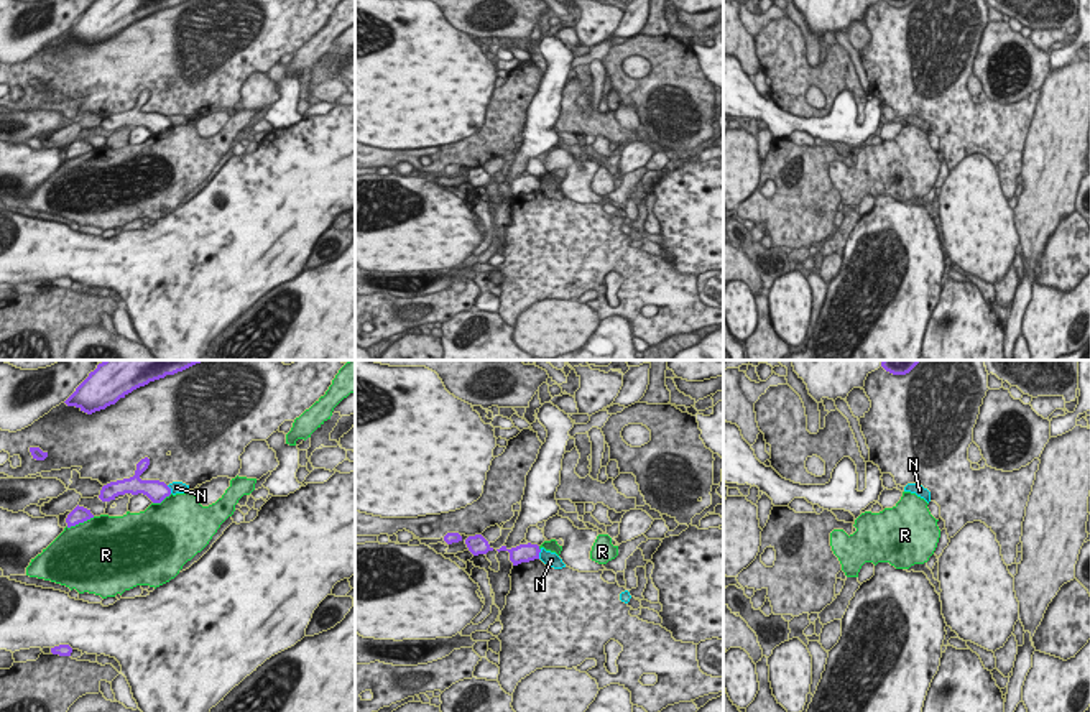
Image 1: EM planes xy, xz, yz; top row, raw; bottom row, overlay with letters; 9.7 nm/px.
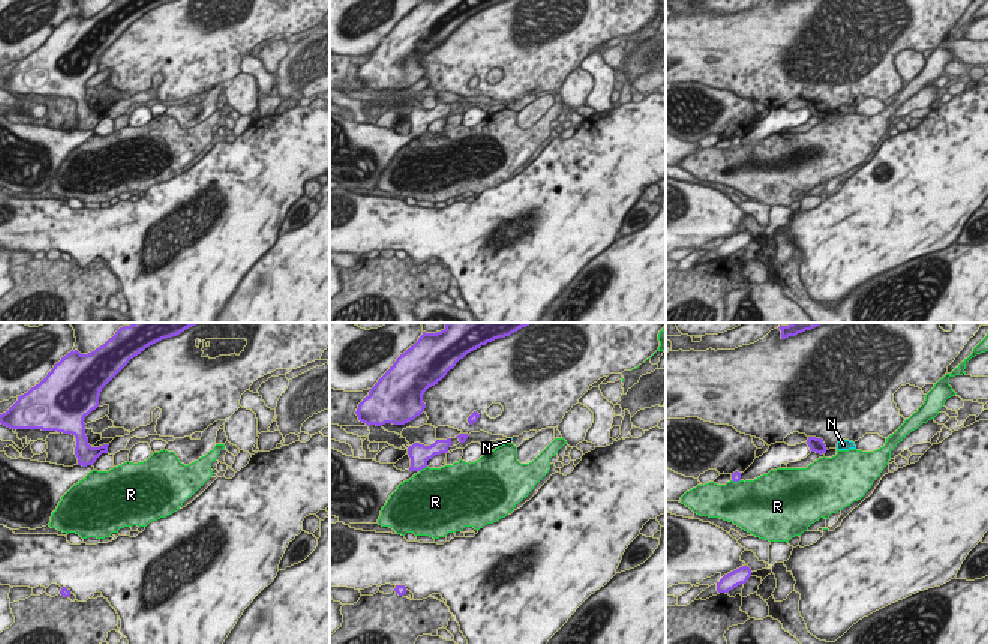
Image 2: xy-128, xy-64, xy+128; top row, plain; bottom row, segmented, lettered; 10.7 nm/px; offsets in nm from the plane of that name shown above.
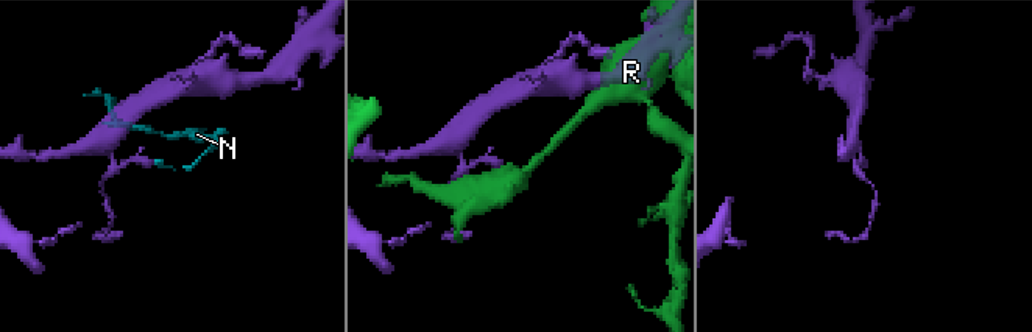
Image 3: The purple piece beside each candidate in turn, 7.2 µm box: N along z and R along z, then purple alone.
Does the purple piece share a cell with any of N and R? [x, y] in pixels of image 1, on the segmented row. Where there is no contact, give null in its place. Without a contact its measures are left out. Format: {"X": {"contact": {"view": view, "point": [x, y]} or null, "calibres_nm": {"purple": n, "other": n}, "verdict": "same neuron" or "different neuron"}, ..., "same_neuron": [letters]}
{"N": {"contact": {"view": "xz", "point": [538, 554]}, "calibres_nm": {"purple": 190, "other": 160}, "verdict": "different neuron"}, "R": {"contact": {"view": "xy", "point": [79, 522]}, "calibres_nm": {"purple": 160, "other": 480}, "verdict": "different neuron"}, "same_neuron": []}

